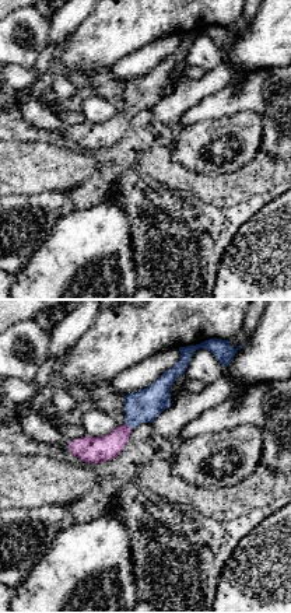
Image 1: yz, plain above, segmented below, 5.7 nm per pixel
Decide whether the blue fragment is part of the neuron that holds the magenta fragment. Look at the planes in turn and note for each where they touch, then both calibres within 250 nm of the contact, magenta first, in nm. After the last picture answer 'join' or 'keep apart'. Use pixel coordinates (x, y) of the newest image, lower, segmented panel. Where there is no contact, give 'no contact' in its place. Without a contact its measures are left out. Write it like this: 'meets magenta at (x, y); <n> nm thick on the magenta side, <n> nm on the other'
meets magenta at (128, 426); 160 nm thick on the magenta side, 190 nm on the other

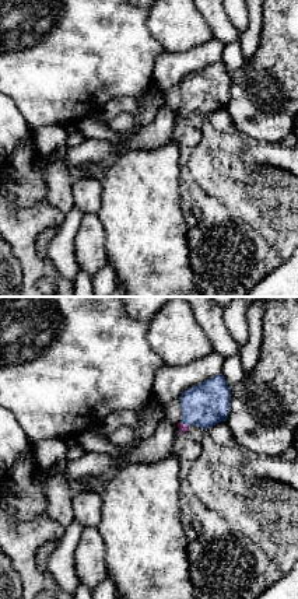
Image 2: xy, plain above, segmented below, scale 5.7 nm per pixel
meets magenta at (185, 424); 50 nm thick on the magenta side, 260 nm on the other

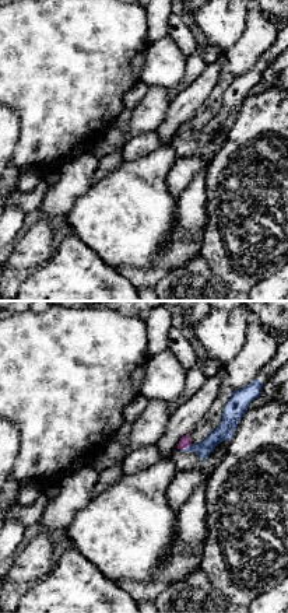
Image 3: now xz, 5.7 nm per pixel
meets magenta at (186, 447); 70 nm thick on the magenta side, 100 nm on the other

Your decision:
join

